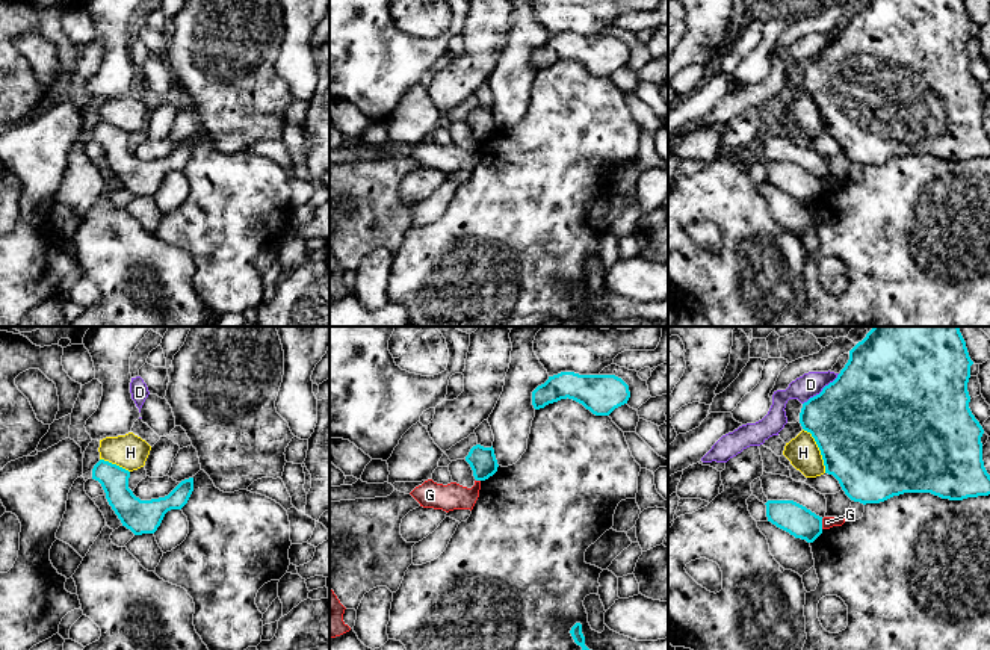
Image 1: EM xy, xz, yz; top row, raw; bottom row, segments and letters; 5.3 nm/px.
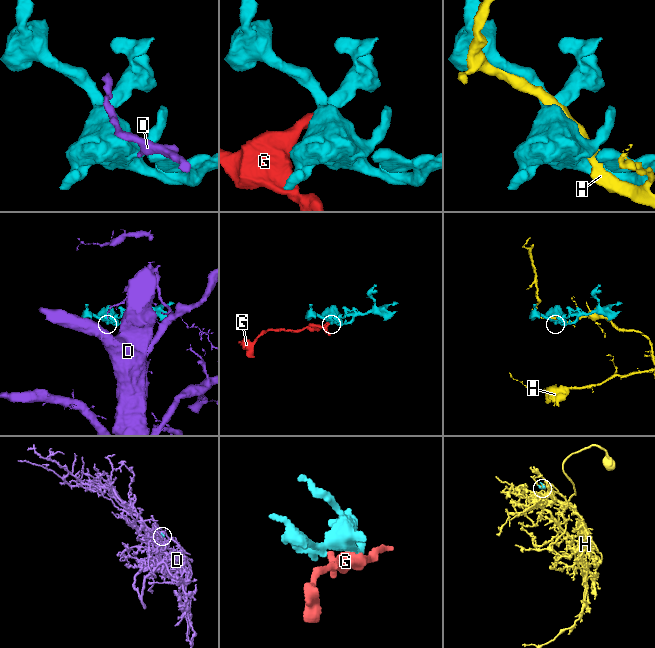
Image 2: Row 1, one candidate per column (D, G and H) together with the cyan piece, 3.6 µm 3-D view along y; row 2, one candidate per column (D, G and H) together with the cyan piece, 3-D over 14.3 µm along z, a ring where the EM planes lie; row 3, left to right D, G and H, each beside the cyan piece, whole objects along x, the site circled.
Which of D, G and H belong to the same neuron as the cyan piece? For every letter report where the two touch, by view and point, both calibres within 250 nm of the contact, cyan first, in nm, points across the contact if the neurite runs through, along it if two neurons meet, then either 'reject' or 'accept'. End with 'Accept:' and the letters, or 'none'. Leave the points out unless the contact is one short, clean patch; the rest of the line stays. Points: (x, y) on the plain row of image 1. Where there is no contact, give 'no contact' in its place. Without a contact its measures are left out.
D: meets cyan in yz at (822, 52); 500 nm thick on the cyan side, 130 nm on the other; reject
G: meets cyan in yz at (821, 185); 160 nm thick on the cyan side, 60 nm on the other; border along yz (821, 180), (822, 189); reject
H: meets cyan in yz at (819, 111); 500 nm thick on the cyan side, 170 nm on the other; reject
Accept: none

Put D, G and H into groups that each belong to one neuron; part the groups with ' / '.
D / G / H

